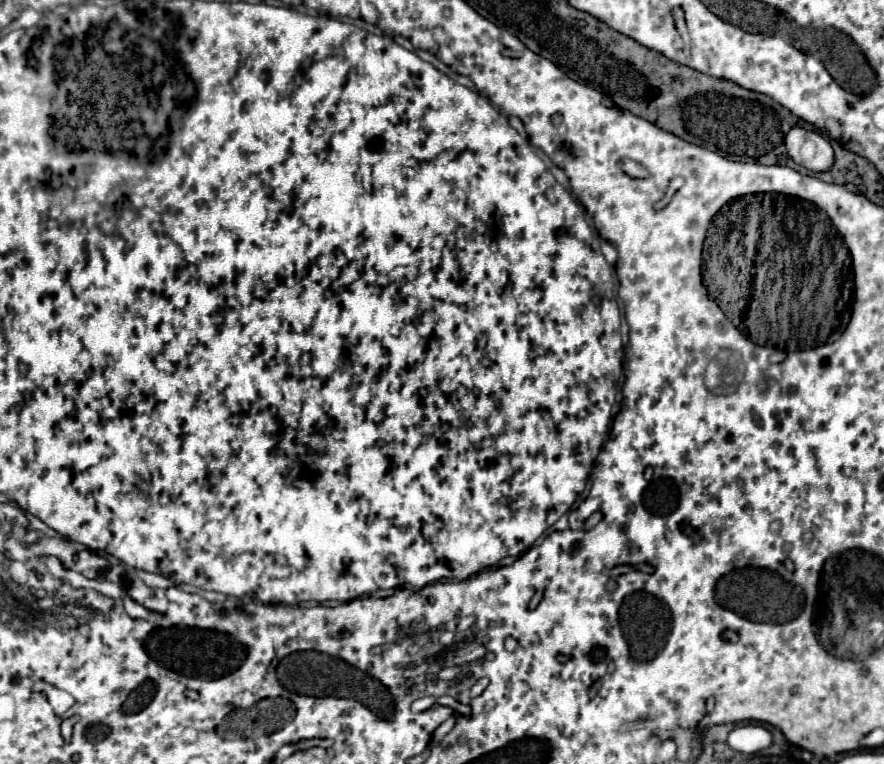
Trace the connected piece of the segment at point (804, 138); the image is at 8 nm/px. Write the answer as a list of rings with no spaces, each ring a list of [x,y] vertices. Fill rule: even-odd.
[[[793,127],[785,135],[785,147],[789,157],[805,169],[827,171],[833,165],[833,149],[817,131]]]

